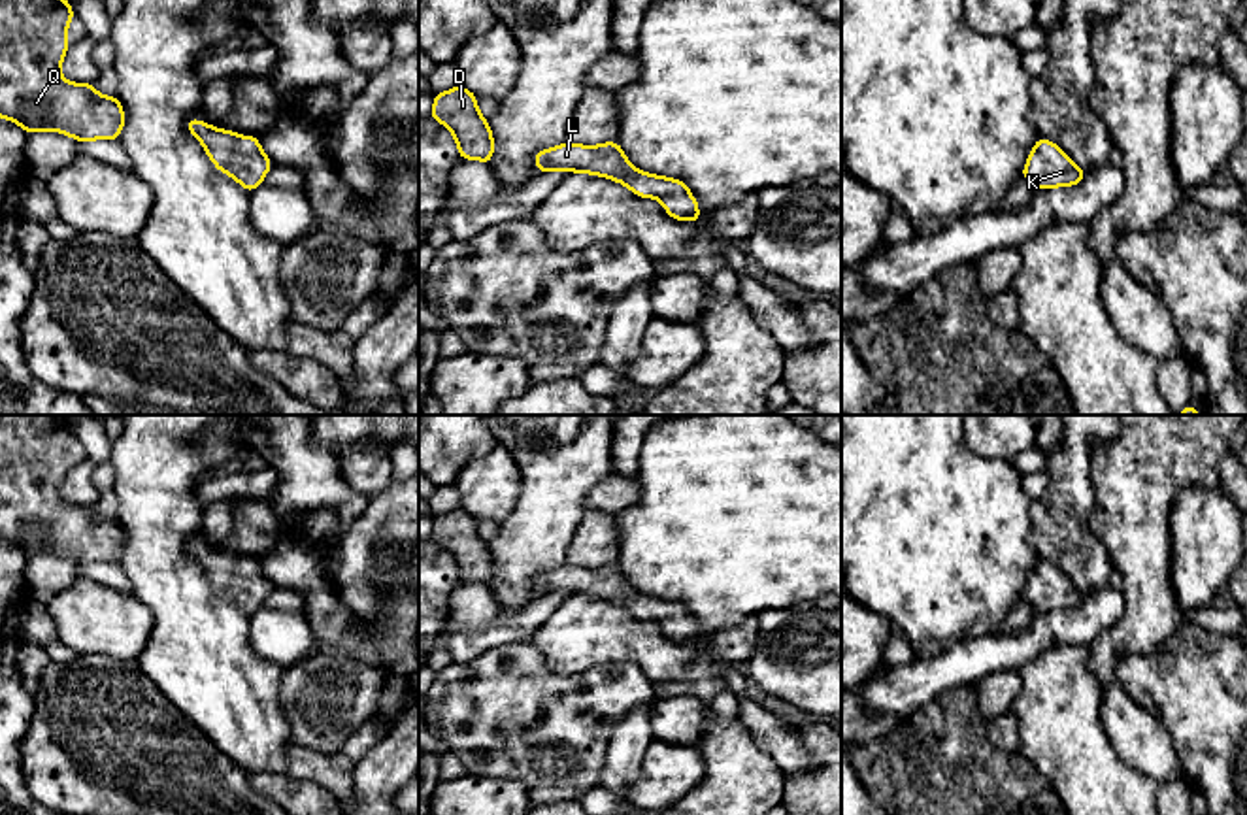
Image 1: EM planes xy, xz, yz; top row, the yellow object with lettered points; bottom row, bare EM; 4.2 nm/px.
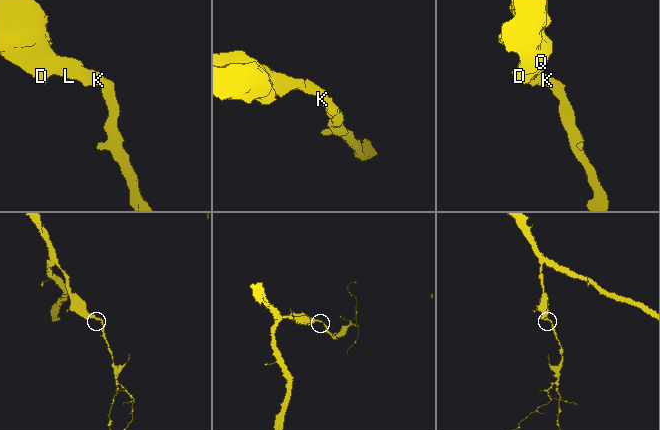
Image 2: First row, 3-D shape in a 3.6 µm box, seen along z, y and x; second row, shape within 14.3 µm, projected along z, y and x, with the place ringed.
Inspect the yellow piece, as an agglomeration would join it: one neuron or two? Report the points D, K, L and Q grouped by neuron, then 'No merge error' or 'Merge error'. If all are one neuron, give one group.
Groups: D K L Q. No merge error

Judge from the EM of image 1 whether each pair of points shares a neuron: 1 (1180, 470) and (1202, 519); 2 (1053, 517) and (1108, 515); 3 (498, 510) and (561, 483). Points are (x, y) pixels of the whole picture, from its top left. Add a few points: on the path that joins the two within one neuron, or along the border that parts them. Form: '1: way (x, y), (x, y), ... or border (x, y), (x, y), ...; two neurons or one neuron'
1: border (1225, 493), (1187, 487), (1174, 502), (1170, 531); two neurons
2: border (1091, 470), (1091, 532), (1106, 548), (1108, 557); two neurons
3: border (515, 459), (521, 493), (517, 506), (500, 523); two neurons

